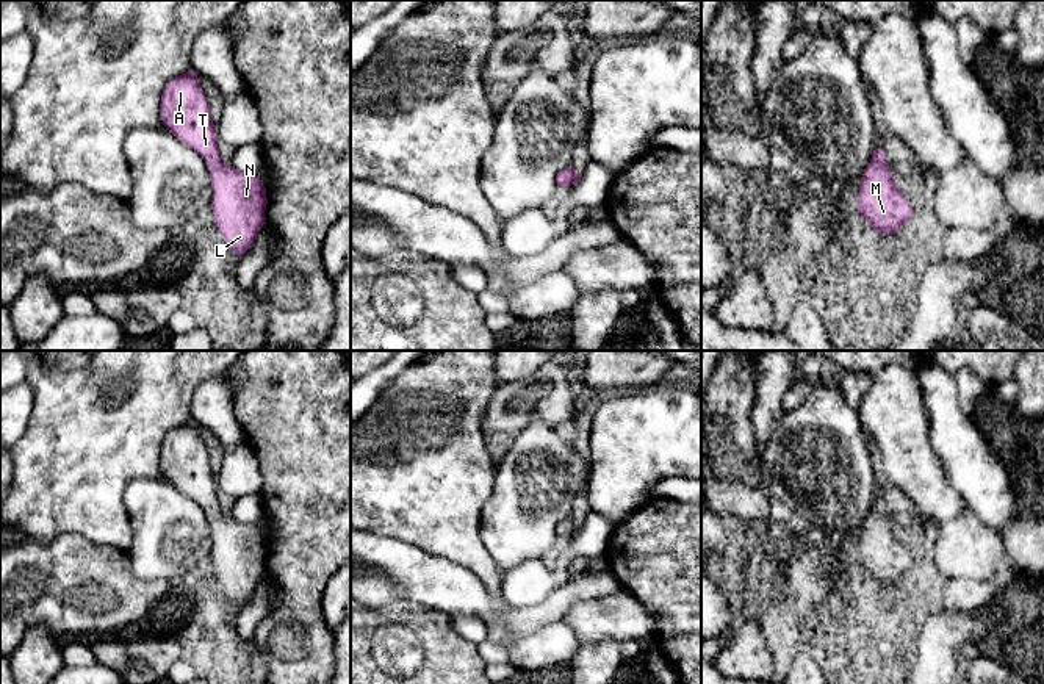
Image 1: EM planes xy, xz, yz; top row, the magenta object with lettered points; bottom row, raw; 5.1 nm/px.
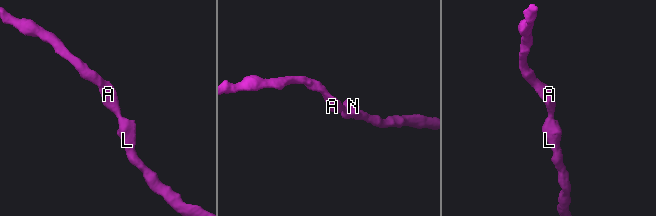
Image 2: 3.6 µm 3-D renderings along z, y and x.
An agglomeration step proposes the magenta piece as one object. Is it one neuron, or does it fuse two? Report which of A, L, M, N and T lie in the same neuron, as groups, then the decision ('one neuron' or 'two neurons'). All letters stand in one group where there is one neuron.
A L M N T; one neuron

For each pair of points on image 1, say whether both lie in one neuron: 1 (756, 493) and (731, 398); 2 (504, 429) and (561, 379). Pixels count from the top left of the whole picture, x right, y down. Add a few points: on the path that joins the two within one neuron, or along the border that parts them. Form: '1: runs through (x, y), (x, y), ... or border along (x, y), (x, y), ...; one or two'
1: runs through (734, 471), (731, 468), (731, 421); one
2: runs through (518, 415), (536, 398), (547, 393); one

